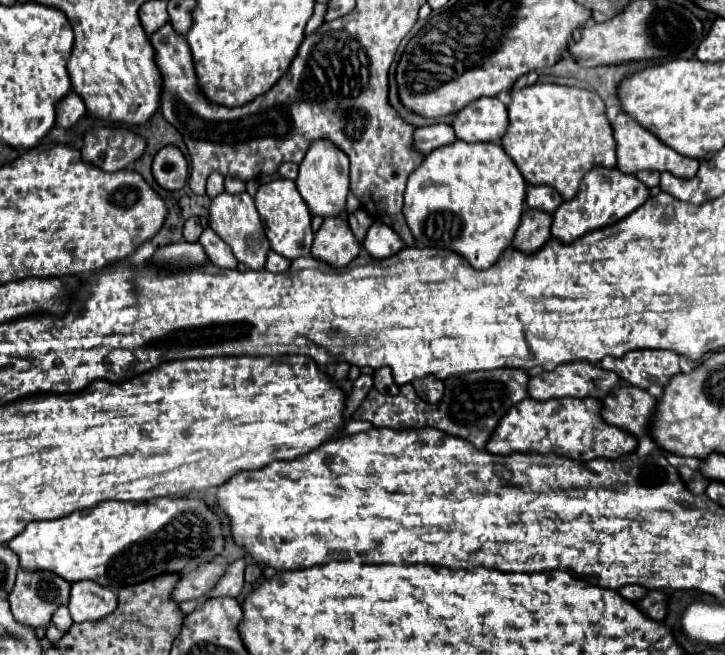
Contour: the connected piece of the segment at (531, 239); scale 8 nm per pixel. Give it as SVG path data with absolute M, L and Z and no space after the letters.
M524 209L522 221L516 229L512 245L524 253L538 251L552 237L550 225L552 225L550 213L536 211L536 209Z

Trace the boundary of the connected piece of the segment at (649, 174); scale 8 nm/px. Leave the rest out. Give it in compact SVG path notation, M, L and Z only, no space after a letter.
M638 171L636 177L638 177L638 179L640 179L648 189L656 187L658 181L660 181L660 173L658 173L658 171Z

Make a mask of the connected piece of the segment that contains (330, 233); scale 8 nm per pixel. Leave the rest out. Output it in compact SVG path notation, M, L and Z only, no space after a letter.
M342 215L326 217L314 235L312 255L330 263L332 267L346 267L354 257L360 255L360 251L362 245Z

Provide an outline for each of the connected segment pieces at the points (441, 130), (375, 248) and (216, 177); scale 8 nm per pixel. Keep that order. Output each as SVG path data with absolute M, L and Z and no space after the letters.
M434 123L434 125L428 125L428 127L420 127L414 131L414 139L412 139L412 145L418 153L424 153L428 155L430 151L438 149L438 147L444 147L448 143L454 143L456 137L454 137L454 129L452 125L446 125L446 123Z
M374 221L370 225L370 229L366 231L366 239L364 239L364 249L376 257L376 259L384 259L384 257L390 257L394 253L398 253L398 249L402 249L404 243L402 239L398 237L398 233L380 223L380 221Z
M212 173L210 177L208 177L208 185L206 185L206 195L208 197L216 197L218 193L222 193L224 191L224 177L220 175L220 173Z

